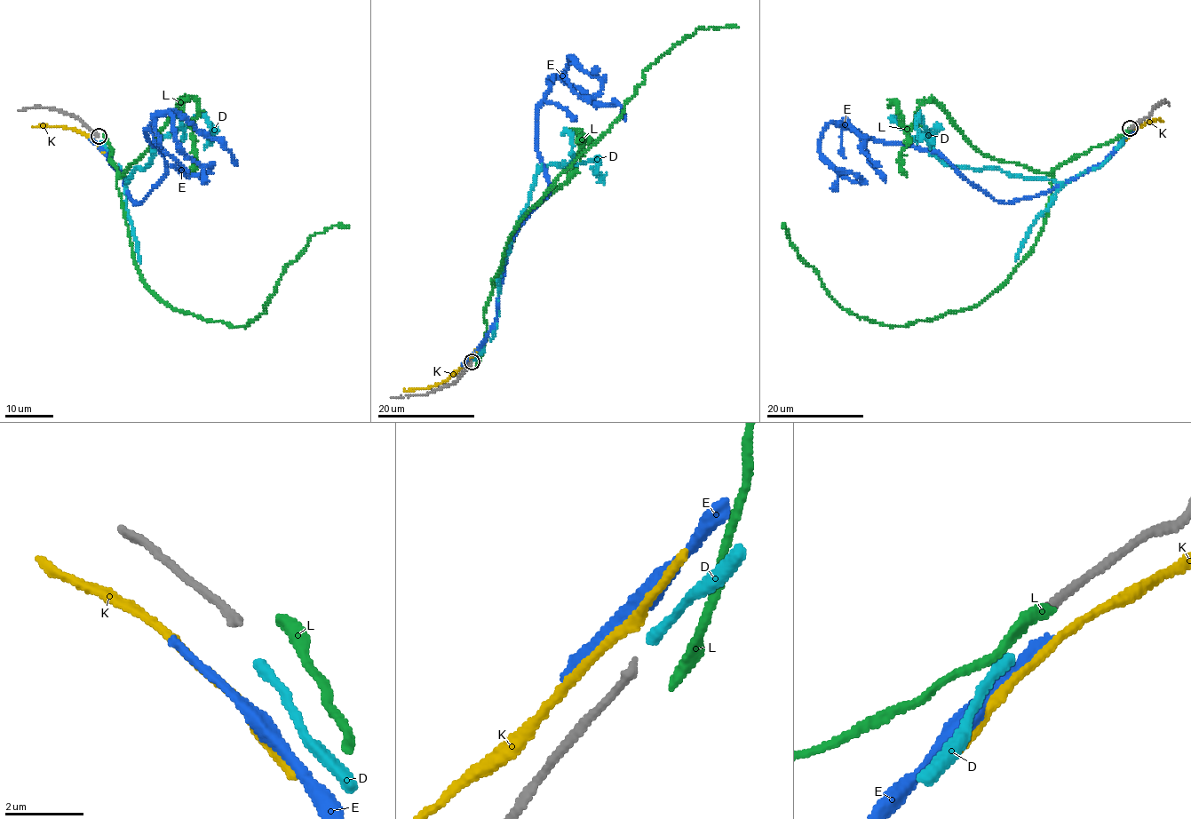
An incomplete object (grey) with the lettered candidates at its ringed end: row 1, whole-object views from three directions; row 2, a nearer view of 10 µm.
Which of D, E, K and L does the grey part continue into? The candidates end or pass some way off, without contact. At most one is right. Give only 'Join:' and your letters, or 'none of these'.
Join: D

